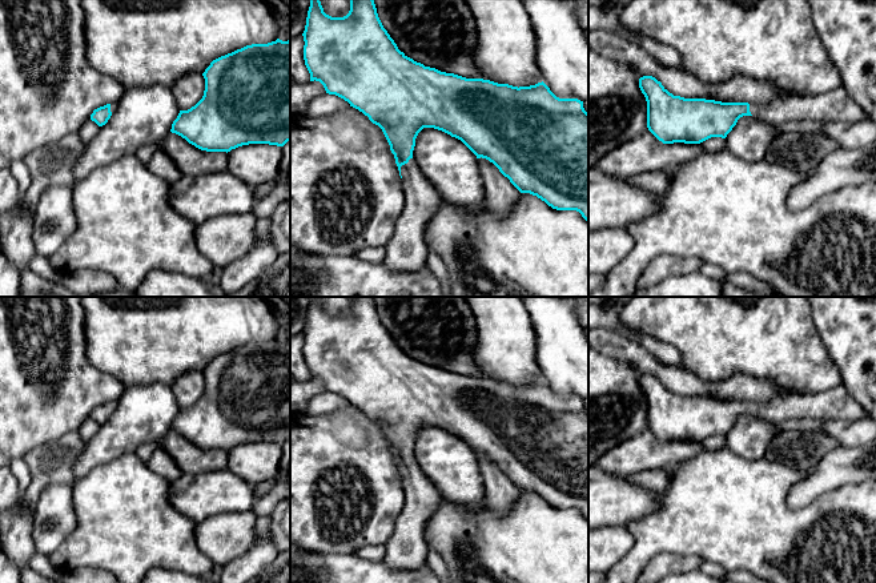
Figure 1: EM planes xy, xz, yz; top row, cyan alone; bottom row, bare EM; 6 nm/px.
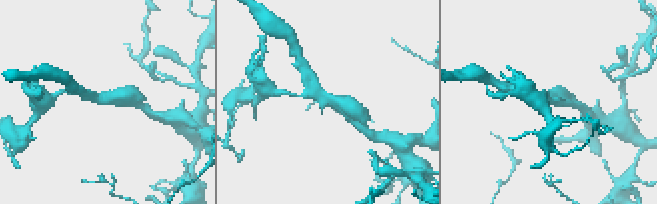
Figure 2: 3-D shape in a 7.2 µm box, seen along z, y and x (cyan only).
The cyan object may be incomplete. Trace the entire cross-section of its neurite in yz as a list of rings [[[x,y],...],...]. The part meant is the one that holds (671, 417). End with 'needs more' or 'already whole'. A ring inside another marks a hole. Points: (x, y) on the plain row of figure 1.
[[[652,374],[639,377],[639,386],[647,399],[647,426],[663,442],[700,442],[711,435],[726,437],[743,414],[754,414],[764,421],[779,423],[785,419],[837,419],[857,421],[868,414],[848,394],[843,385],[815,394],[785,394],[766,402],[722,401],[706,397],[684,397],[670,391]]] | needs more

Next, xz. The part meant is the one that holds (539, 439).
[[[310,297],[304,334],[304,358],[310,379],[320,379],[326,391],[335,393],[378,423],[394,453],[402,475],[405,504],[394,532],[386,543],[383,560],[397,570],[411,570],[426,563],[425,526],[439,503],[434,485],[419,470],[413,449],[423,426],[442,429],[461,438],[477,457],[486,457],[521,490],[530,491],[556,508],[576,508],[588,520],[588,411],[578,397],[559,397],[542,379],[530,385],[513,385],[483,377],[466,377],[425,365],[401,350],[383,326],[373,297],[350,297],[350,309],[343,315],[324,310],[320,297]]] | needs more

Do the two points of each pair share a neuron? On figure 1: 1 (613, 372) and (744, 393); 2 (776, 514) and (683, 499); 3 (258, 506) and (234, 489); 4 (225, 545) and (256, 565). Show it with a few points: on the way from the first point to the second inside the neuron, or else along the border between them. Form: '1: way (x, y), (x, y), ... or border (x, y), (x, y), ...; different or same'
1: border (613, 358), (626, 361), (639, 376); different
2: way (754, 514), (735, 514), (722, 507), (706, 507); same
3: border (256, 498), (250, 509); different
4: border (256, 527), (256, 542), (222, 567); different

